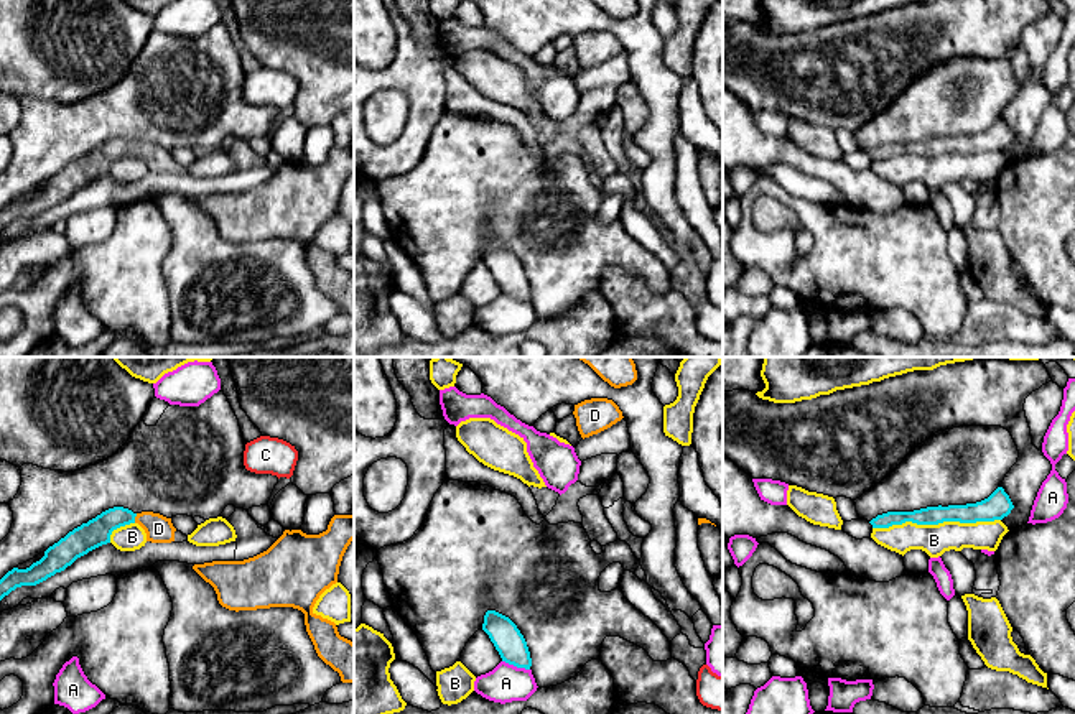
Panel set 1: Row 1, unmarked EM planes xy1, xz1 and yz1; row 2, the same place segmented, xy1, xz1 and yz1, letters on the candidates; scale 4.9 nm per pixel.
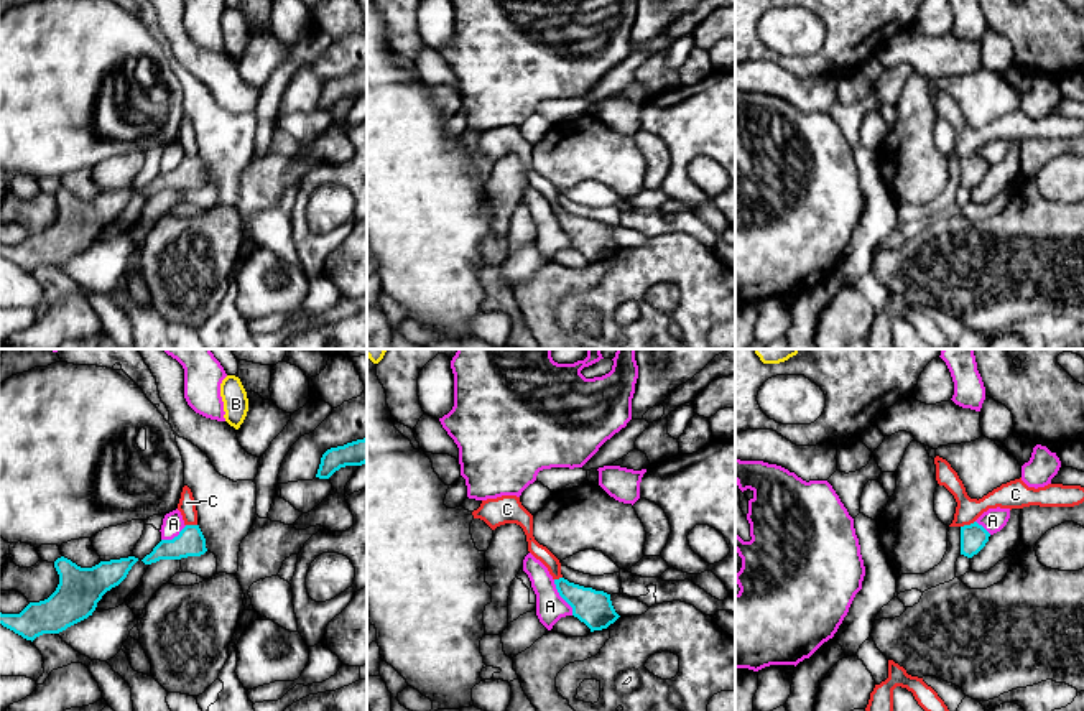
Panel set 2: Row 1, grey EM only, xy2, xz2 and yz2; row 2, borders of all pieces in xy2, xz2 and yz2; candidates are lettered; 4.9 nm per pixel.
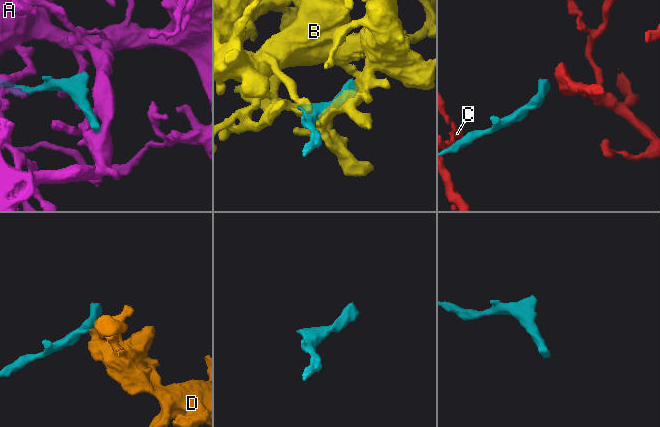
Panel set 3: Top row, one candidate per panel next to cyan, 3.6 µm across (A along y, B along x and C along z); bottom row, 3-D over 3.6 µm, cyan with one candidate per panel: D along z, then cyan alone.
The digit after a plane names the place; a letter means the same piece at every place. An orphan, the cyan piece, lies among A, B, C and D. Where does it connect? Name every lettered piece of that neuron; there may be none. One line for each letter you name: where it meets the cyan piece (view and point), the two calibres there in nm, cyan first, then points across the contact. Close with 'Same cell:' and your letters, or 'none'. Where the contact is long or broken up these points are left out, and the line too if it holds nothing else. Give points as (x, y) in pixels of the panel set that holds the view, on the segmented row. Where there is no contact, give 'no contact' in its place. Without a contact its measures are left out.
D: meets cyan in xy1 at (134, 519); 140 nm thick on the cyan side, 140 nm on the other; runs through xy1 (94, 533), (112, 519), (134, 519), (145, 519), (158, 528)
Same cell: D

